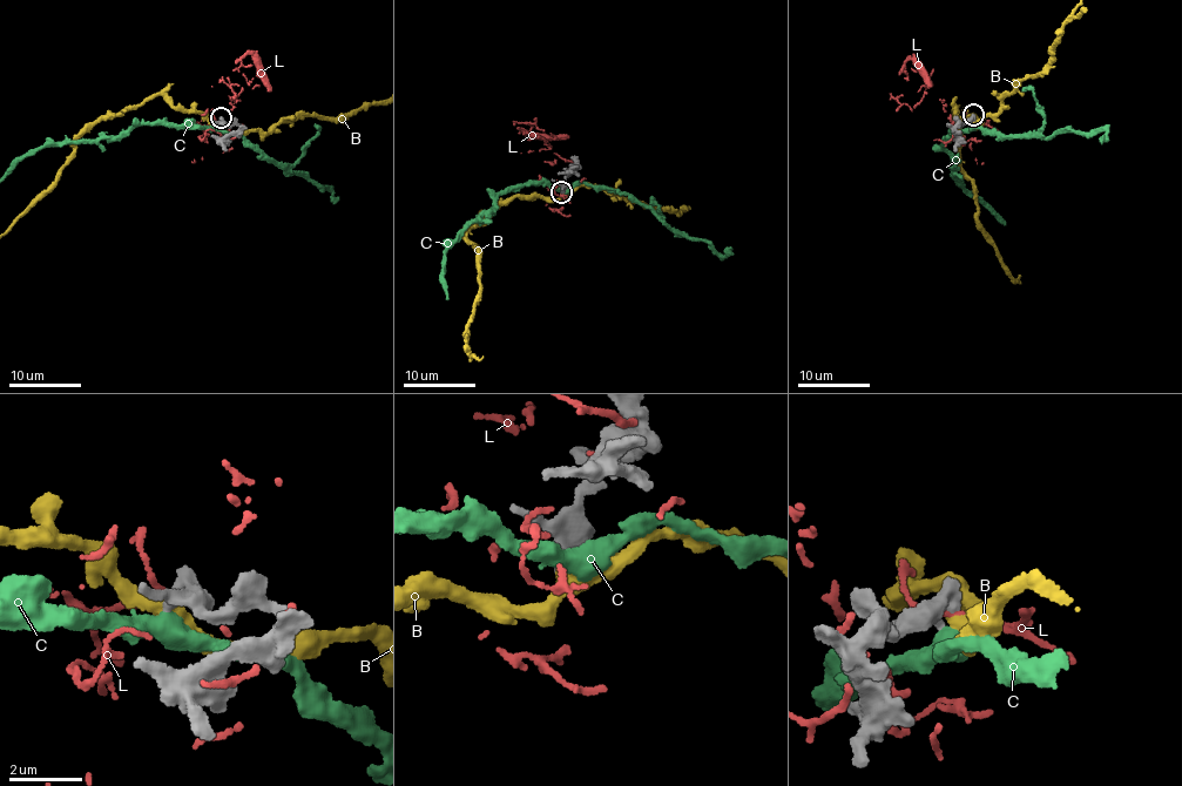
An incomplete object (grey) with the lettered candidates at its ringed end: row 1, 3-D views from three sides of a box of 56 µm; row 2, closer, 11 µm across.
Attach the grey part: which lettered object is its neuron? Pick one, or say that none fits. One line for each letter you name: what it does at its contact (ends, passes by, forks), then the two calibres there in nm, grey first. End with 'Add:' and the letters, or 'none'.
Add: none

